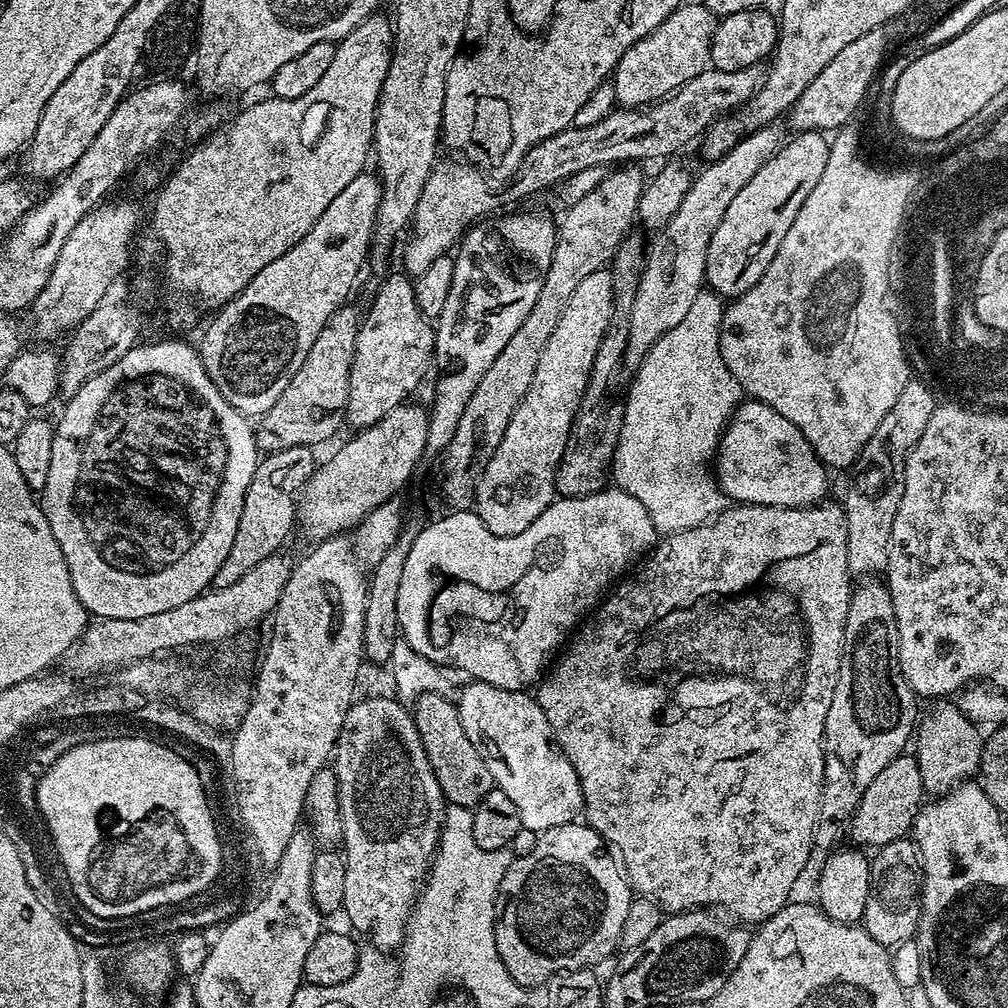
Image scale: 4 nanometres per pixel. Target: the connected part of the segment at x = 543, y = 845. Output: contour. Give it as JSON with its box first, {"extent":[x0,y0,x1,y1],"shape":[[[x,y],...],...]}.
{"extent":[496,822,634,990],"shape":[[[573,822],[566,826],[554,826],[539,833],[534,850],[530,850],[530,854],[516,856],[513,859],[512,865],[500,879],[500,894],[496,897],[496,945],[502,962],[506,964],[506,970],[510,970],[510,978],[514,978],[514,982],[518,982],[526,990],[533,990],[532,988],[538,987],[539,984],[547,985],[553,976],[558,976],[561,972],[573,972],[579,968],[596,966],[599,960],[606,959],[615,948],[621,947],[620,935],[624,933],[633,899],[634,889],[629,884],[627,875],[622,871],[617,857],[606,847],[604,839],[594,829],[588,827],[587,823]]]}

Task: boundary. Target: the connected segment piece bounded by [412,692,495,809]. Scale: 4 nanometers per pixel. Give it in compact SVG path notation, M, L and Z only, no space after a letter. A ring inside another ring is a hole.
M425 692L413 703L412 713L423 748L426 750L427 760L438 779L445 801L473 809L495 784L485 759L462 729L455 703L449 697Z

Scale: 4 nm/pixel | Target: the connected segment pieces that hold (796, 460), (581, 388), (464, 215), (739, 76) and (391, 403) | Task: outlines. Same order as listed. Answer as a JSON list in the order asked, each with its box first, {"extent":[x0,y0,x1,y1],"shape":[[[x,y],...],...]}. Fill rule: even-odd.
[{"extent":[714,399,829,508],"shape":[[[745,399],[737,404],[724,431],[720,433],[720,443],[714,457],[714,475],[720,489],[729,501],[742,504],[761,504],[775,508],[806,508],[810,504],[819,504],[828,492],[829,469],[814,454],[810,442],[794,426],[794,422],[782,418],[778,410],[766,406],[761,400]]]},{"extent":[474,270,612,536],"shape":[[[601,270],[582,278],[578,286],[574,286],[574,294],[570,294],[570,302],[566,302],[566,310],[562,310],[562,318],[558,318],[558,326],[554,326],[554,334],[546,341],[546,350],[538,358],[538,370],[534,370],[534,382],[530,382],[530,390],[526,390],[526,398],[514,410],[510,418],[510,426],[506,426],[506,434],[502,434],[502,442],[494,450],[494,458],[486,462],[486,470],[482,470],[482,478],[476,481],[476,498],[474,511],[482,518],[486,530],[499,536],[522,534],[530,522],[542,514],[557,499],[556,471],[564,453],[568,436],[572,433],[572,424],[576,421],[576,411],[580,408],[580,399],[588,389],[588,379],[594,366],[594,358],[598,354],[598,346],[602,346],[604,332],[612,325],[612,273]]]},{"extent":[403,162,504,277],"shape":[[[467,162],[459,163],[437,163],[426,178],[426,186],[422,186],[422,198],[418,198],[418,206],[412,215],[416,233],[404,248],[403,271],[409,277],[422,275],[436,258],[445,255],[461,239],[465,230],[487,217],[484,216],[487,212],[495,213],[495,208],[504,200],[502,193],[492,189],[491,182],[484,177],[487,175],[481,169]]]},{"extent":[508,64,765,200],"shape":[[[764,64],[746,66],[742,70],[733,72],[709,66],[702,70],[702,74],[690,78],[688,84],[683,84],[672,95],[667,96],[665,100],[659,100],[657,104],[650,104],[647,108],[617,107],[616,111],[606,114],[606,118],[602,118],[602,122],[598,122],[594,126],[589,128],[573,126],[562,130],[529,150],[518,171],[513,175],[517,176],[513,178],[512,185],[508,188],[508,196],[512,200],[516,200],[519,196],[526,195],[527,192],[540,192],[543,188],[555,189],[556,185],[562,183],[566,178],[570,178],[570,174],[578,174],[578,170],[586,170],[589,166],[608,168],[609,166],[624,166],[629,162],[640,162],[636,160],[667,161],[669,158],[675,157],[672,156],[675,152],[682,151],[691,140],[699,141],[715,120],[743,109],[748,100],[754,98],[754,94],[758,94],[758,90],[762,90],[765,75]]]},{"extent":[347,275,436,430],"shape":[[[407,275],[388,276],[380,284],[368,313],[363,313],[358,338],[354,346],[354,362],[350,366],[350,394],[348,395],[347,423],[353,424],[356,430],[363,430],[377,424],[390,410],[405,403],[408,396],[424,380],[428,368],[433,367],[436,350],[436,334],[429,317],[423,316],[416,301],[415,283]]]}]

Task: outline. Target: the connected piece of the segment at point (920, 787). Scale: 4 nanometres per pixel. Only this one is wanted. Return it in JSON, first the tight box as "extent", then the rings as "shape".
{"extent":[850,754,925,850],"shape":[[[901,754],[894,758],[894,762],[890,762],[890,766],[886,766],[870,786],[866,786],[866,794],[862,794],[850,821],[851,843],[879,850],[884,844],[907,837],[925,800],[924,783],[915,755]]]}

